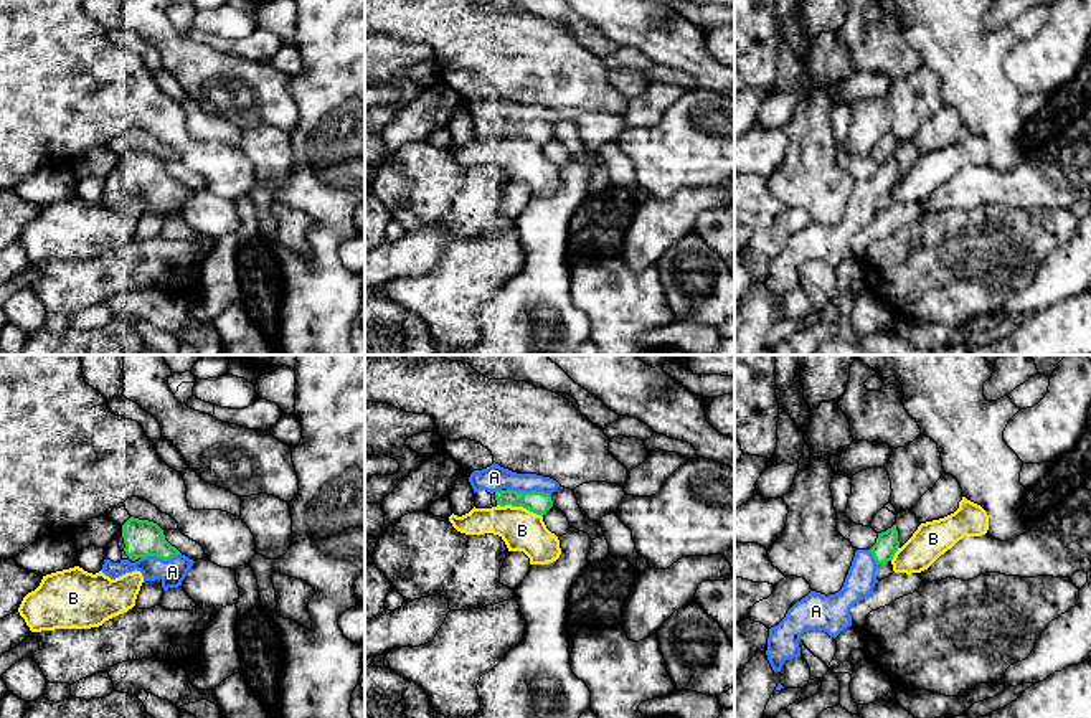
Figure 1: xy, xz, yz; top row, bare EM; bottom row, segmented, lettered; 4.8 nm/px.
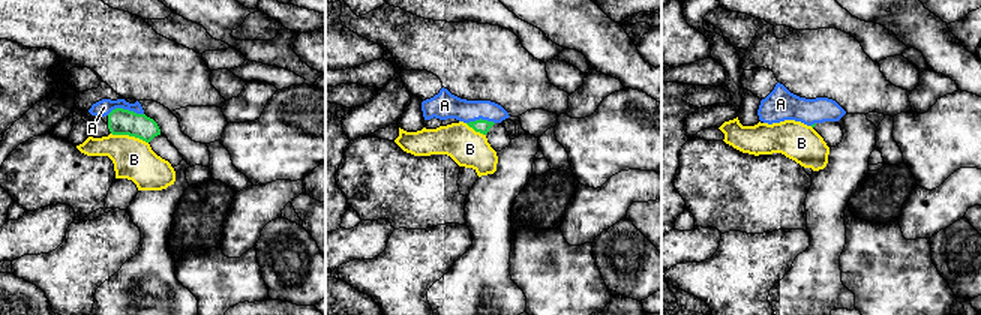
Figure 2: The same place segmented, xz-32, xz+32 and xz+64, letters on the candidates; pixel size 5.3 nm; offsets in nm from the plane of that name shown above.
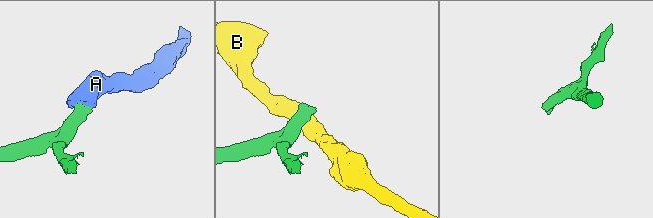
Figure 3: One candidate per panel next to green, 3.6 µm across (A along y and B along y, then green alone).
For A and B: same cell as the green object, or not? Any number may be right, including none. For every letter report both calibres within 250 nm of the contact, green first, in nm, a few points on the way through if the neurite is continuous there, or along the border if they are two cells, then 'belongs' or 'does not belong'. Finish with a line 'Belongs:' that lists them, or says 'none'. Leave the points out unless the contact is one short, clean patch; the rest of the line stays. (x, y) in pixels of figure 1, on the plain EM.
A: calibres 110 and 120 nm; way xz (537, 132), (528, 122), (512, 111), (494, 108); belongs
B: calibres 110 and 200 nm; does not belong
Belongs: A

